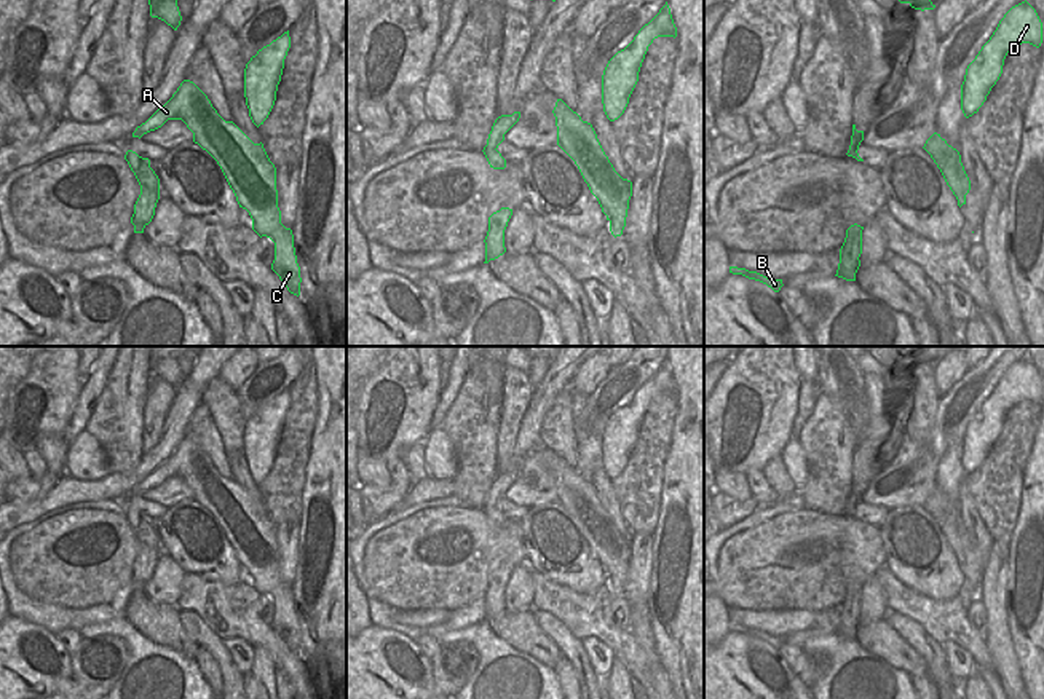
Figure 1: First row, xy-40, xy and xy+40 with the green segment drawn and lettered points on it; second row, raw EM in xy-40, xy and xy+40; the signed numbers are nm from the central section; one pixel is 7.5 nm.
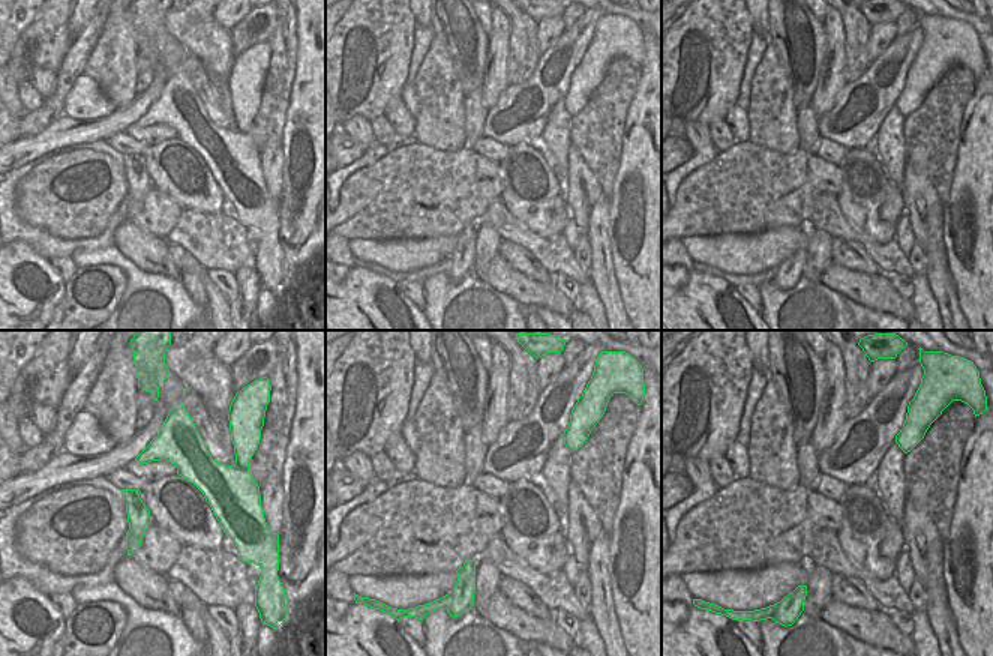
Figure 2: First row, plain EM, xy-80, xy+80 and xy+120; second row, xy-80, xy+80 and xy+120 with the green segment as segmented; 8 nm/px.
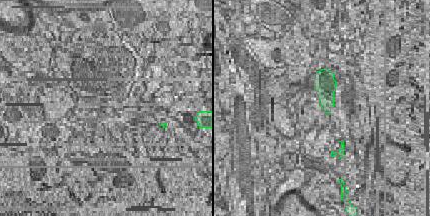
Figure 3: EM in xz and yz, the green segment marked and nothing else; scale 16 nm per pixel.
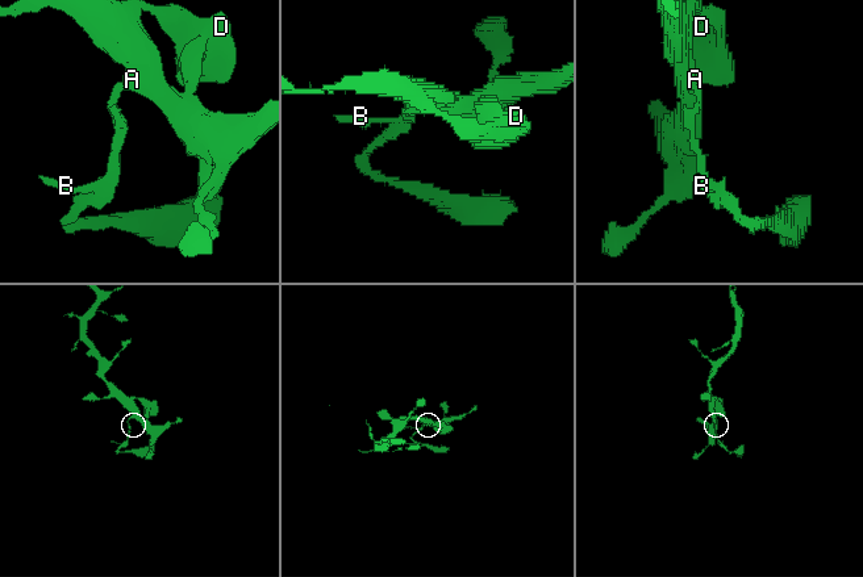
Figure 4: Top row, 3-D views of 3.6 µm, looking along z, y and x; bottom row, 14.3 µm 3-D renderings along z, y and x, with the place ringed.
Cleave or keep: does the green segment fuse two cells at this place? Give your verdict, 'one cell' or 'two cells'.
two cells

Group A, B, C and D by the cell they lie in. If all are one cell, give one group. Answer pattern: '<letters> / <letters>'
A C D / B

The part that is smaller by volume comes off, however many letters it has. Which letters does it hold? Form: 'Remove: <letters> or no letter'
Remove: B

